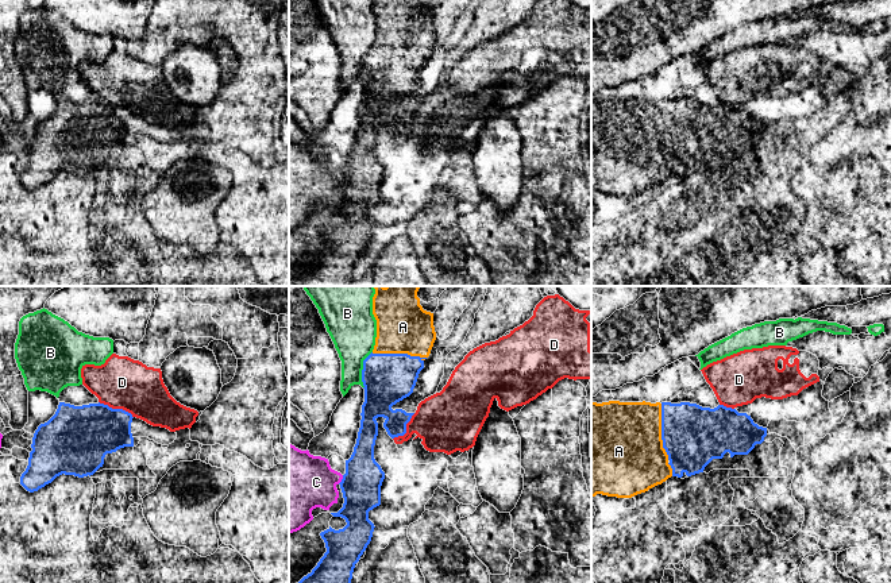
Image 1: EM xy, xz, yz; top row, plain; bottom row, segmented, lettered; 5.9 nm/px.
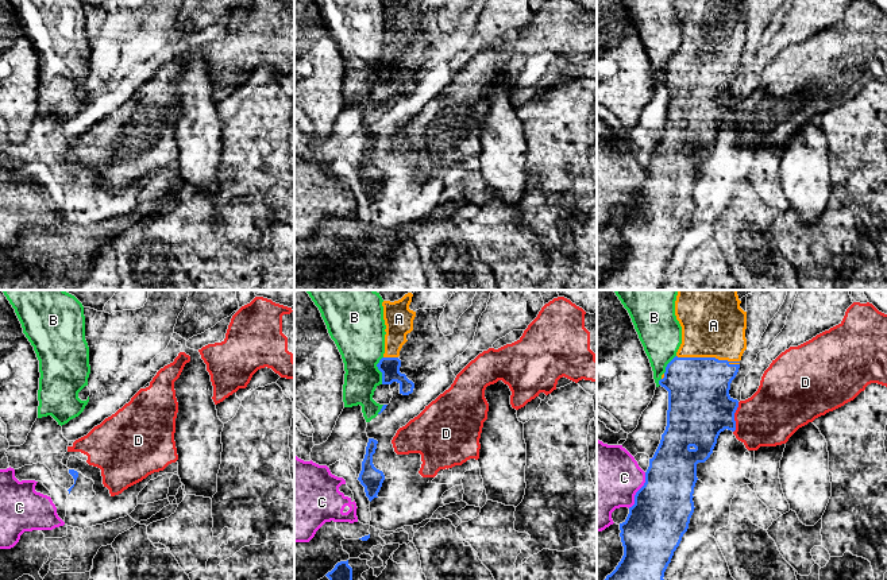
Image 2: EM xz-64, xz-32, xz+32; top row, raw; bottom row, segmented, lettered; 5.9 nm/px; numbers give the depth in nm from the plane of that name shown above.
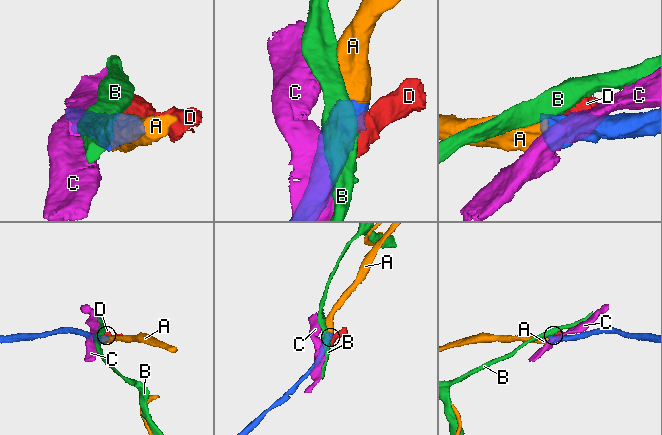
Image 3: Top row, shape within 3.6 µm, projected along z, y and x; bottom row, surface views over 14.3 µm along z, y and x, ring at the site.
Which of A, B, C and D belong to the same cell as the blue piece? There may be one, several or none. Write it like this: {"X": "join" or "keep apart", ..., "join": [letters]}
{"A": "join", "B": "keep apart", "C": "keep apart", "D": "keep apart", "join": ["A"]}

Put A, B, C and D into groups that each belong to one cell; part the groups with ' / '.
A / B / C / D

